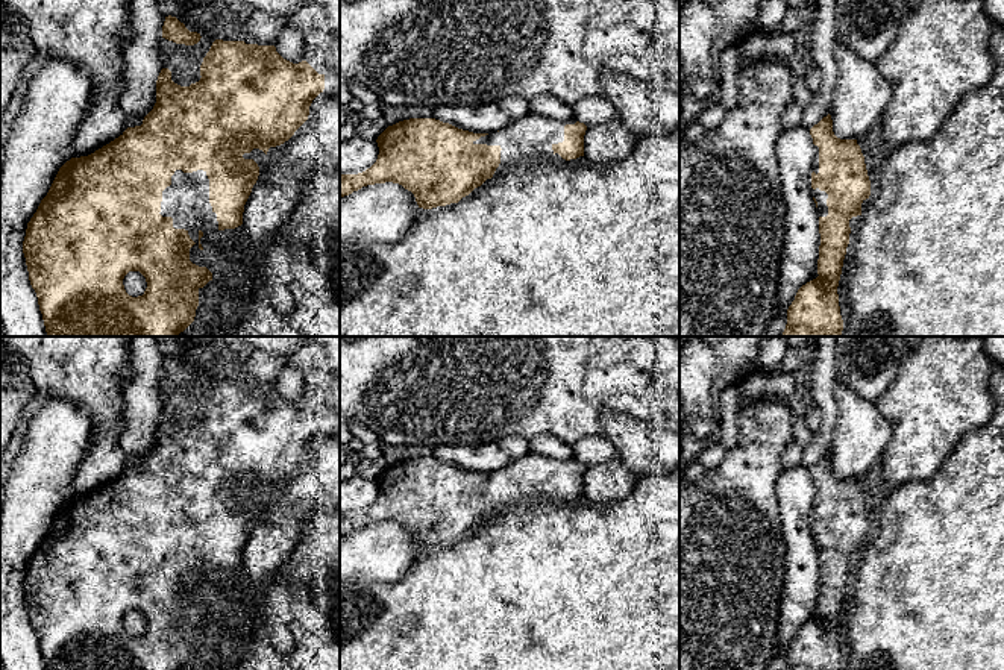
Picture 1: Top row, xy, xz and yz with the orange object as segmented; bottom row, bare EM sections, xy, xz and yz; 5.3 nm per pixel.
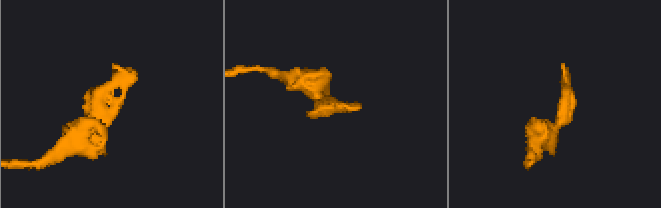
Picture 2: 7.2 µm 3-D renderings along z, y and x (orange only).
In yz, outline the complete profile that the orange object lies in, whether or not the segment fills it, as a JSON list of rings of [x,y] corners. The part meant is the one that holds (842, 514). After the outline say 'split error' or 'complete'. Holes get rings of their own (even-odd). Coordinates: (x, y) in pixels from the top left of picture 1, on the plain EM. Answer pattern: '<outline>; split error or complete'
[[[830,453],[810,474],[819,487],[819,512],[811,512],[811,528],[828,534],[828,555],[819,556],[819,615],[798,629],[784,670],[843,670],[837,626],[849,584],[849,559],[861,555],[871,520],[857,479],[837,477]]]; complete

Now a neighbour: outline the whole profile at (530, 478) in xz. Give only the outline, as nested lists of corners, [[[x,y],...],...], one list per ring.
[[[529,450],[508,467],[473,481],[473,484],[499,485],[502,490],[500,503],[493,517],[475,528],[469,535],[446,546],[419,547],[419,558],[399,581],[340,587],[340,670],[679,670],[679,467],[661,476],[640,477],[634,490],[620,502],[596,503],[585,496],[566,500],[552,490],[554,484],[564,481],[564,465],[575,462],[575,458],[555,459]]]

